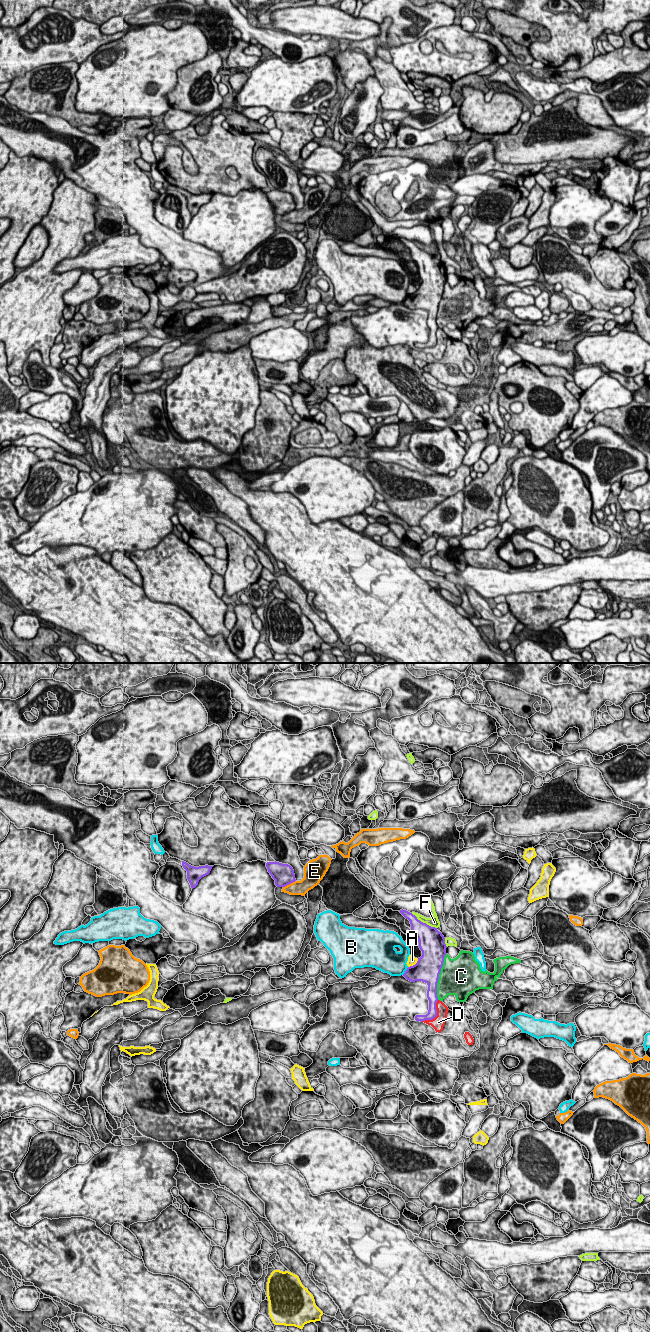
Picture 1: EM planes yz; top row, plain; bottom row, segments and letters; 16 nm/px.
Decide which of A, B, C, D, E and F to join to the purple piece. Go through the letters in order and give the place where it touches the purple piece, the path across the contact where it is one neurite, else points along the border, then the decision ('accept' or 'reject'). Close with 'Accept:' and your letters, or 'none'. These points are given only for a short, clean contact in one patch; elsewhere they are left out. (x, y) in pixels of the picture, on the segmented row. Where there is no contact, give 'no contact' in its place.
A: meets purple in yz at (413, 965); border along yz (418, 959), (408, 967); reject
B: meets purple in yz at (405, 971); reject
C: meets purple in yz at (438, 977); reject
D: meets purple in yz at (436, 1015); reject
E: meets purple in yz at (289, 883); reject
F: meets purple in yz at (424, 923); reject
Accept: none

